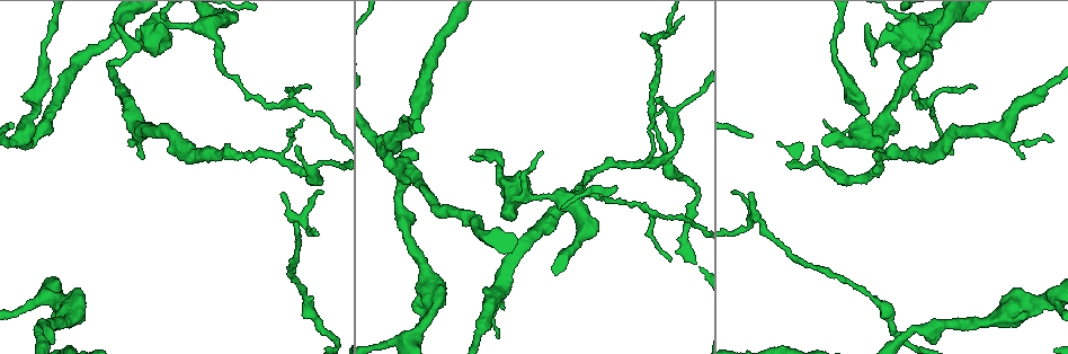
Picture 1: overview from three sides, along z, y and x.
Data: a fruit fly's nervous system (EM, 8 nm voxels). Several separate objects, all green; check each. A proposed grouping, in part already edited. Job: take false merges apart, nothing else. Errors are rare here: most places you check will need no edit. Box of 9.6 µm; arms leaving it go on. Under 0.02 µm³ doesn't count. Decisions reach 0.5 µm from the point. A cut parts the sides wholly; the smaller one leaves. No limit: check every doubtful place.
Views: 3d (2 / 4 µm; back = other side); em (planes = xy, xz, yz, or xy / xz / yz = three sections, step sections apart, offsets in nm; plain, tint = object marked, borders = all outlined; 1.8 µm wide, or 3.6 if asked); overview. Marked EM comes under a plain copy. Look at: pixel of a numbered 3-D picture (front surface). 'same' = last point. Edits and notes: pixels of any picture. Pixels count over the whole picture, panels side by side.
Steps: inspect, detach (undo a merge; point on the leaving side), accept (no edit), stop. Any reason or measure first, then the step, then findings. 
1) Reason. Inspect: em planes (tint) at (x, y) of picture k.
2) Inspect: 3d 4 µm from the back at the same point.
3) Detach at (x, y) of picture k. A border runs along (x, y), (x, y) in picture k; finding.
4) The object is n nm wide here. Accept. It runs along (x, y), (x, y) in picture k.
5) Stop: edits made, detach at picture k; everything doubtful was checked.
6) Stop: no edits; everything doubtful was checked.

Sudden change in width. Inspect: em 3.6 µm yz step 16 (tint) at (429, 304) of picture 1.

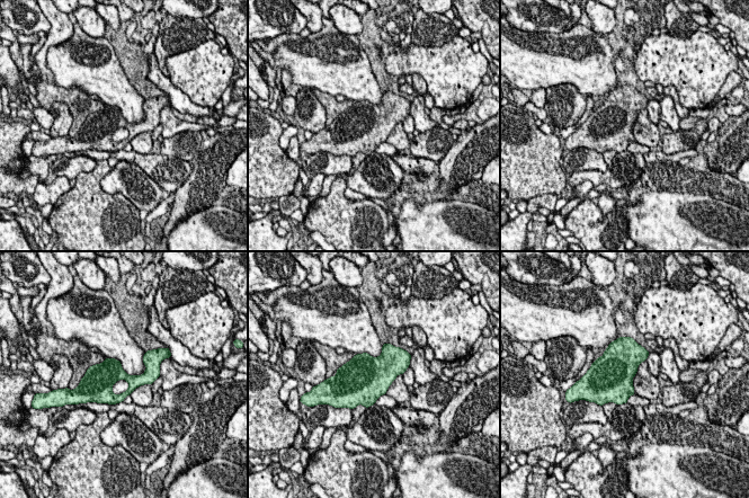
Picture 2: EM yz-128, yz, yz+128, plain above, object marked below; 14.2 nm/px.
Another direction. Inspect: em 3.6 µm planes (borders) at the same point.

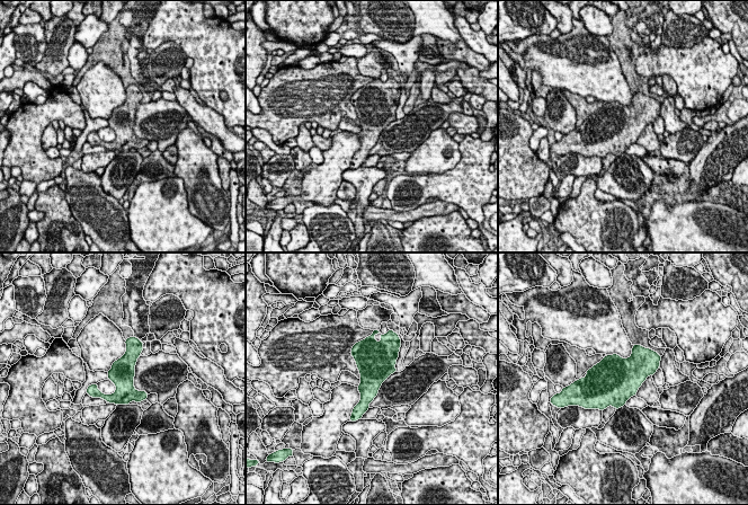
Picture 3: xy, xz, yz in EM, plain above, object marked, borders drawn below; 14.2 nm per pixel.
Accept. All the same cell.

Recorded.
Three arms meet. Inspect: 3d 2 µm at (380, 148) of picture 1.

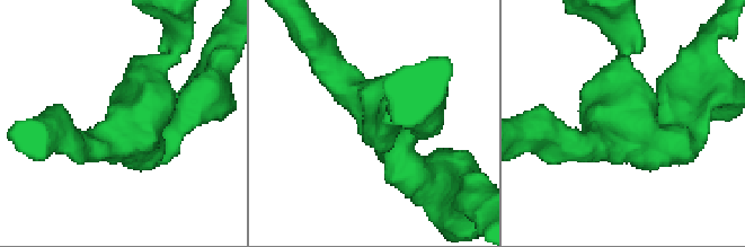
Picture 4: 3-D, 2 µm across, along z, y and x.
Shape alone is not enough. Inspect: em xy step 16 (tint) at (627, 136) of picture 4.

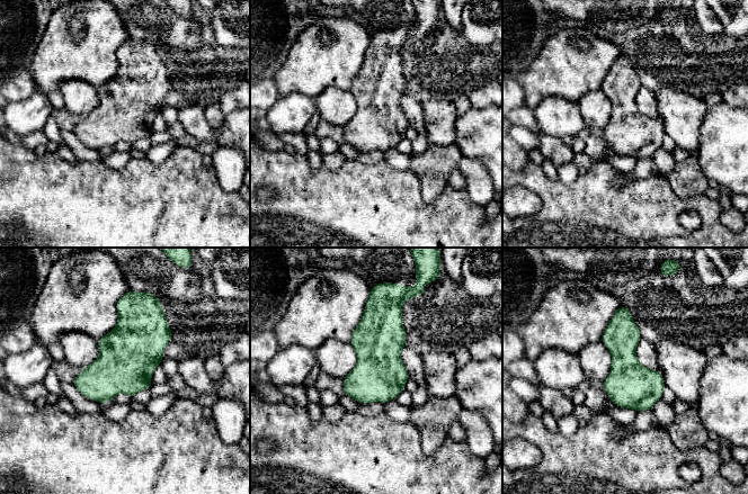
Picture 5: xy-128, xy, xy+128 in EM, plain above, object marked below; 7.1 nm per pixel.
The object is 340 nm wide here. Accept. Continuous, no second cell.

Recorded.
Sharp bend. Inspect: em planes (borders) at (756, 217) of picture 1.

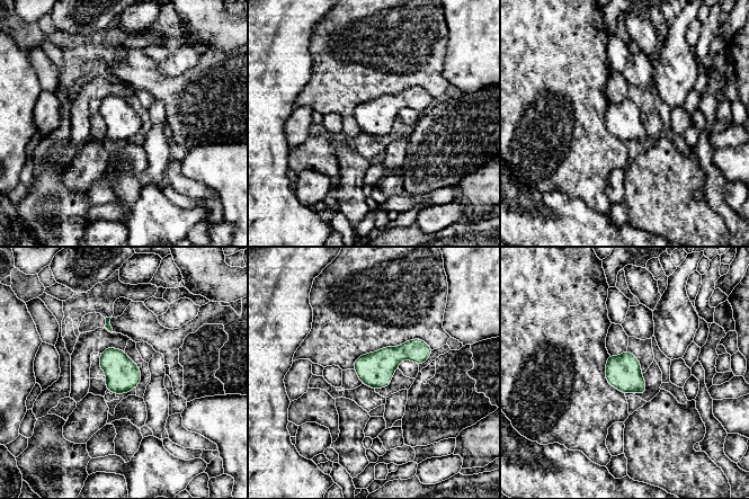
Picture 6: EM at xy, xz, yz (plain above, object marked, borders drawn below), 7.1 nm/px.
The object is 240 nm wide here. Accept. One cell here.

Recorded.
Narrows sharply. Inspect: 3d 4 µm at (912, 23) of picture 1.

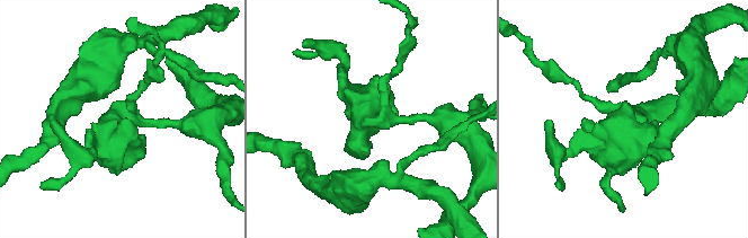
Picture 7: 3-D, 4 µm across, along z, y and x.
Need the tissue. Inspect: em 3.6 µm planes (borders) at (624, 121) of picture 7.

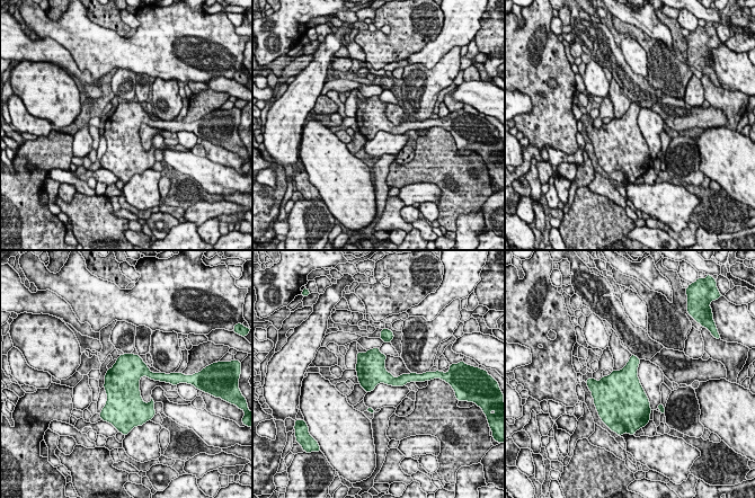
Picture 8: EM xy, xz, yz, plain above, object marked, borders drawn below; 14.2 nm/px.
The object is 420 nm wide here. Accept. Continuous, no second cell.

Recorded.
Stop: no edits; everything doubtful was checked.

